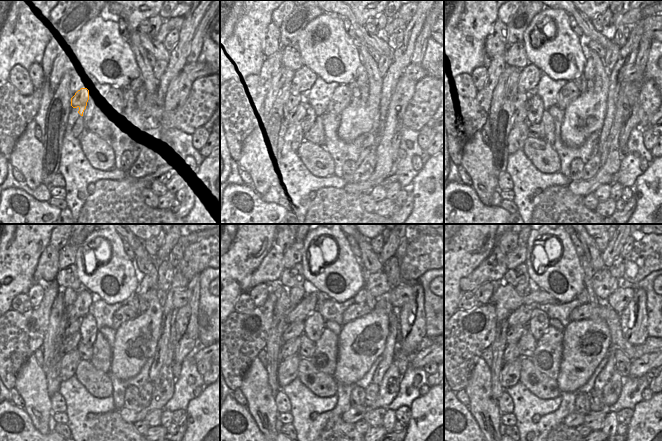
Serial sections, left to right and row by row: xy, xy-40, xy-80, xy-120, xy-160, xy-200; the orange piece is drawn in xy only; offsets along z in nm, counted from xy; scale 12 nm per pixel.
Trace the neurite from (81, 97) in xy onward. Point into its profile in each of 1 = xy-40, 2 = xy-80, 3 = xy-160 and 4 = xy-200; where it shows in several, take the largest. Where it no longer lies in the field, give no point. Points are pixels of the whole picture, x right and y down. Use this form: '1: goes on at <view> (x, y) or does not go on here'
1: goes on at xy-40 (298, 113)
2: goes on at xy-80 (520, 115)
3: goes on at xy-160 (290, 347)
4: goes on at xy-200 (511, 352)

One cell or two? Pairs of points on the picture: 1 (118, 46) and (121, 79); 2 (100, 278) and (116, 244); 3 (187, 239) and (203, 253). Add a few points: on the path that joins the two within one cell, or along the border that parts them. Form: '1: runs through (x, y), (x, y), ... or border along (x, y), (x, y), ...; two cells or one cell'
1: runs through (118, 54), (123, 71); one cell
2: runs through (108, 270), (116, 262), (116, 252); one cell
3: border along (209, 236), (192, 242), (185, 247); two cells

